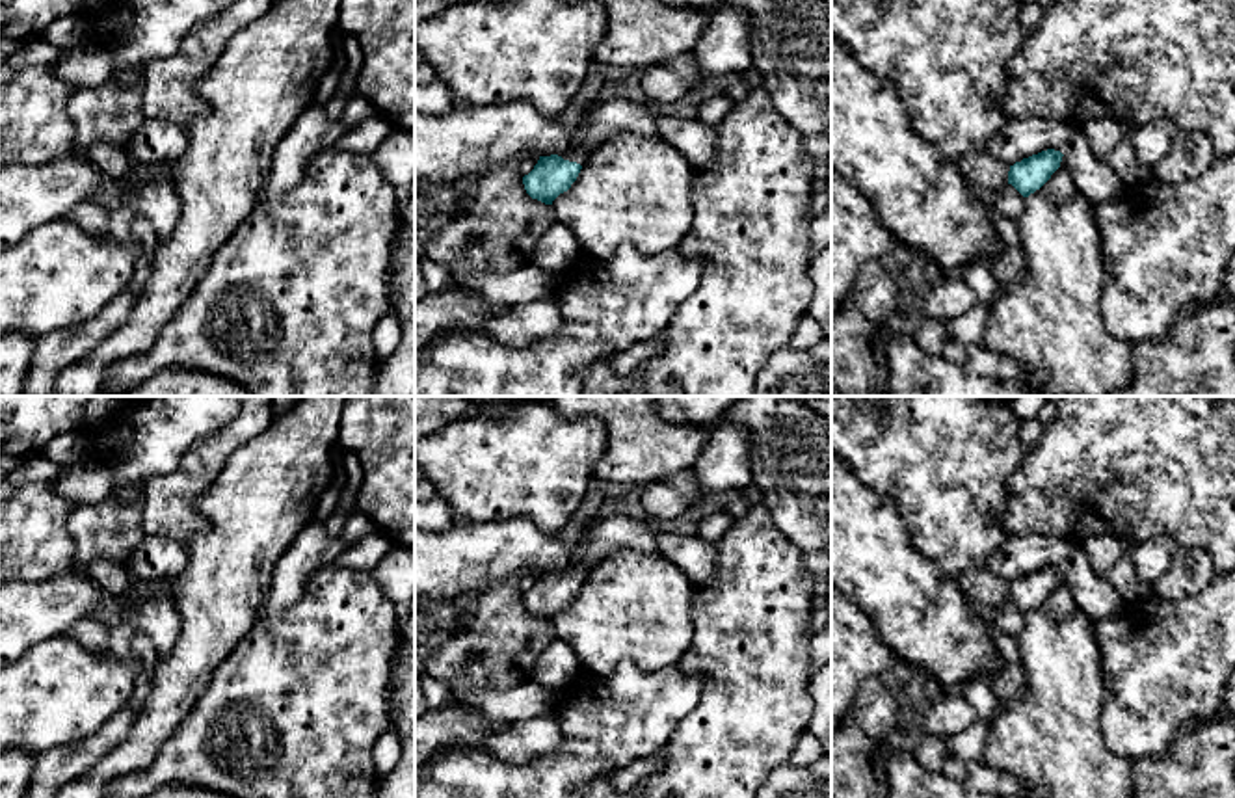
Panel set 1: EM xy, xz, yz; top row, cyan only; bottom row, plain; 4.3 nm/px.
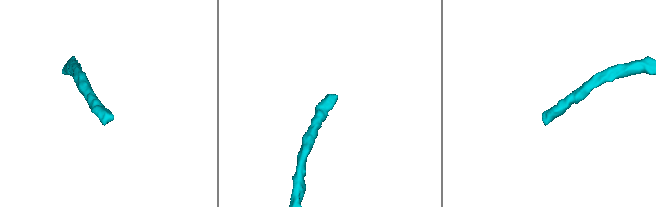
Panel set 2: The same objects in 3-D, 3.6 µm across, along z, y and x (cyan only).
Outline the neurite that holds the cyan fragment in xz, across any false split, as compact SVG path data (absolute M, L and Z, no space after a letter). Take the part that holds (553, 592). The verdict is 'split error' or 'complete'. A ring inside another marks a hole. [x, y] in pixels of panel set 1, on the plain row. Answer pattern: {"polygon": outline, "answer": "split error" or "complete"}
{"polygon": "M575 558L564 571L539 573L534 586L523 593L526 610L545 621L567 608L577 597L590 567Z", "answer": "split error"}

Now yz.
{"polygon": "M1047 565L1010 582L1008 599L995 608L995 629L1017 640L1025 616L1051 595L1062 573L1060 567Z", "answer": "split error"}

